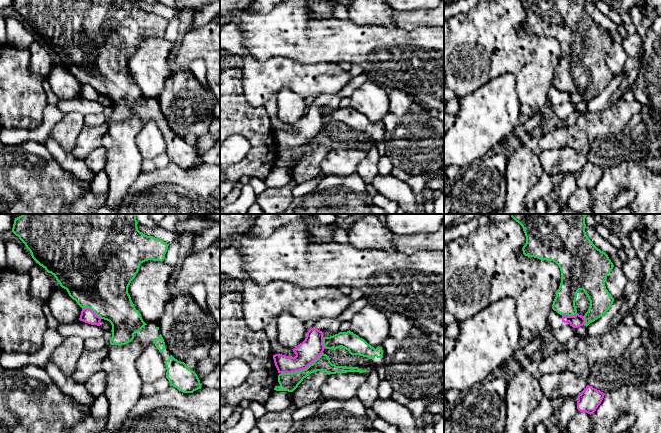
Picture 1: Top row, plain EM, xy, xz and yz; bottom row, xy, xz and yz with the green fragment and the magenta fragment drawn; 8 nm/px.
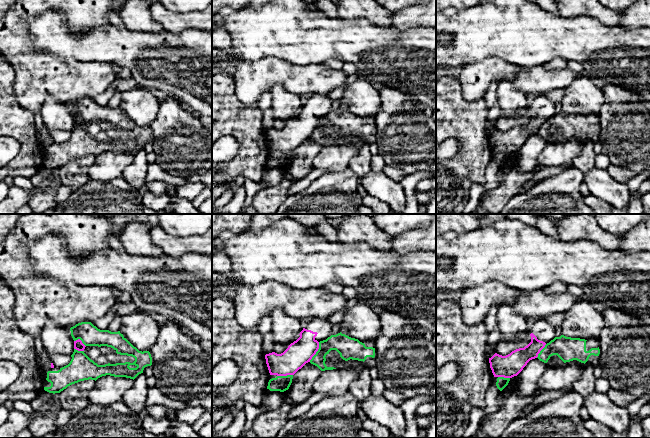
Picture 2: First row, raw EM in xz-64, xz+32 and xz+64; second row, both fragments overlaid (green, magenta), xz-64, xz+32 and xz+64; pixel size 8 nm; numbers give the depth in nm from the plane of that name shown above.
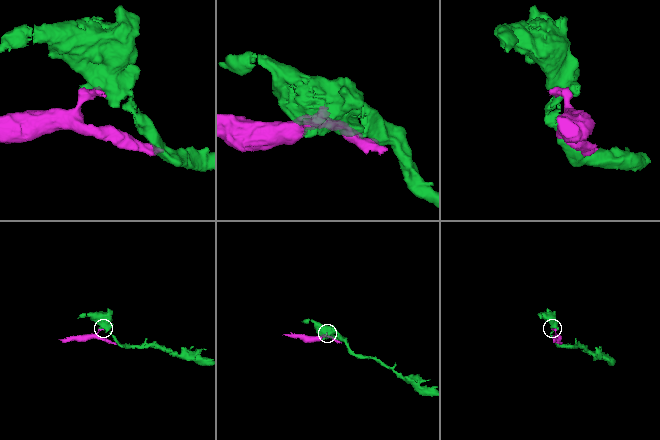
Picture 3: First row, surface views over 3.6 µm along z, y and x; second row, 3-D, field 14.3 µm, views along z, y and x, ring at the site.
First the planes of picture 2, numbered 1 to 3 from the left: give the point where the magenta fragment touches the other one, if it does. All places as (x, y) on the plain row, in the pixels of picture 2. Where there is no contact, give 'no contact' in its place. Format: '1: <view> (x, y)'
1: xz-64 (80, 115)
2: xz+32 (316, 128)
3: xz+64 (540, 127)

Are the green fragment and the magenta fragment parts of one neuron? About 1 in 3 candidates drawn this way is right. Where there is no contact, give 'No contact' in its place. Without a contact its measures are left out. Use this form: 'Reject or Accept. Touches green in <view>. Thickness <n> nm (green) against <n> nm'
Reject. Touches green in xz. Thickness 150 nm (green) against 180 nm

